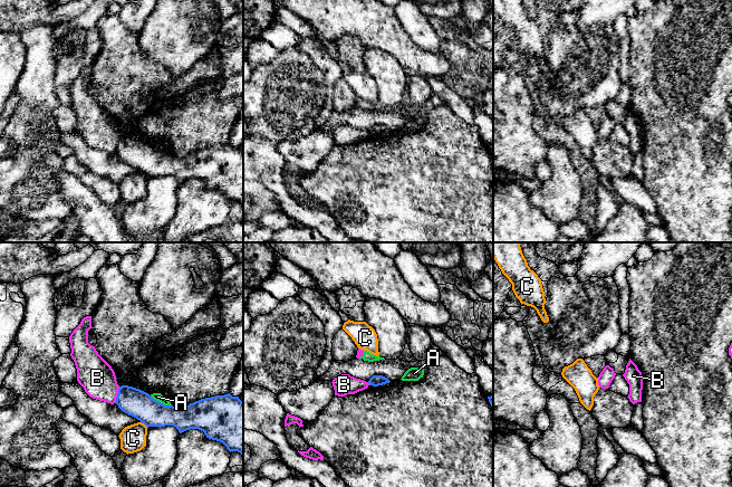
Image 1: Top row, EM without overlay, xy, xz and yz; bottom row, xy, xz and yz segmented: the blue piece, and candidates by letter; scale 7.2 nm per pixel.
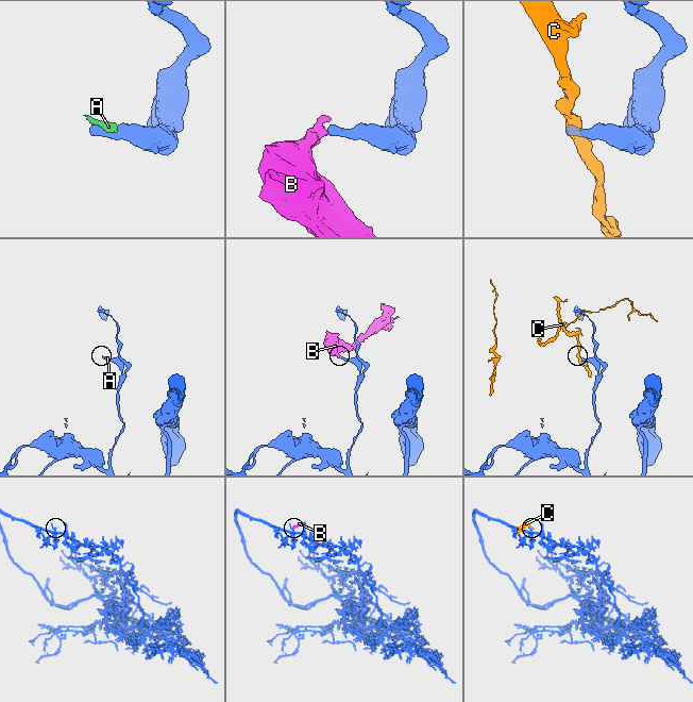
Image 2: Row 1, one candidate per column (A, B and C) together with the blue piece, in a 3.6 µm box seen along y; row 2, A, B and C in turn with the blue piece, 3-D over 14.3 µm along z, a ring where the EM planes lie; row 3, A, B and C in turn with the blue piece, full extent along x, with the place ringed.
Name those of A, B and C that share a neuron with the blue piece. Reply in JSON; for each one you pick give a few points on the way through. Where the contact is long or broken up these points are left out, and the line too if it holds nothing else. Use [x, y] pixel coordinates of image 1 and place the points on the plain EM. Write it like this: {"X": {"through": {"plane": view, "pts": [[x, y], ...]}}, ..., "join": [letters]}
{"join": []}

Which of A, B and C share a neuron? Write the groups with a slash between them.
A B / C

